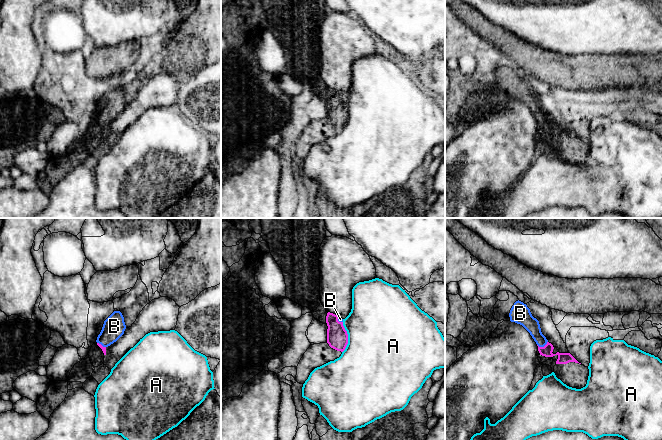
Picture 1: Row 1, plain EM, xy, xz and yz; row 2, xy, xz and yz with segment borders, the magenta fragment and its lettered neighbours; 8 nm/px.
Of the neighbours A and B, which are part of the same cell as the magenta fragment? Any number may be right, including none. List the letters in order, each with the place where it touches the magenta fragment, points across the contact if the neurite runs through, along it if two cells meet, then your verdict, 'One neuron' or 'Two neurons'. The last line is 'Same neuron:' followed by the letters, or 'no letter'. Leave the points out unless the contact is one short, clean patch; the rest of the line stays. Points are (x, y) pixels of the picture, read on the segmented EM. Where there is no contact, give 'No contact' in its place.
A: Touches magenta at xz (347, 337). Two neurons
B: Touches magenta at yz (542, 347). One neuron
Same neuron: B

